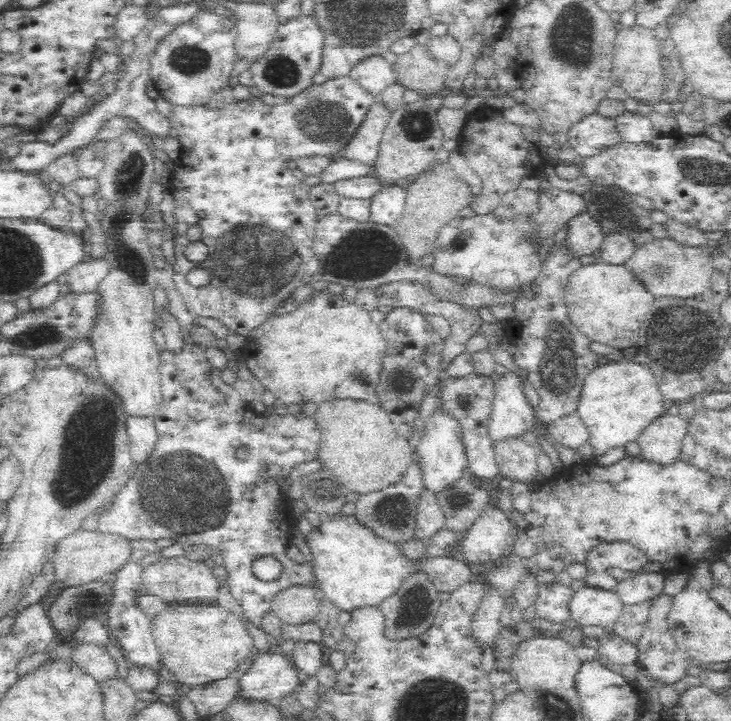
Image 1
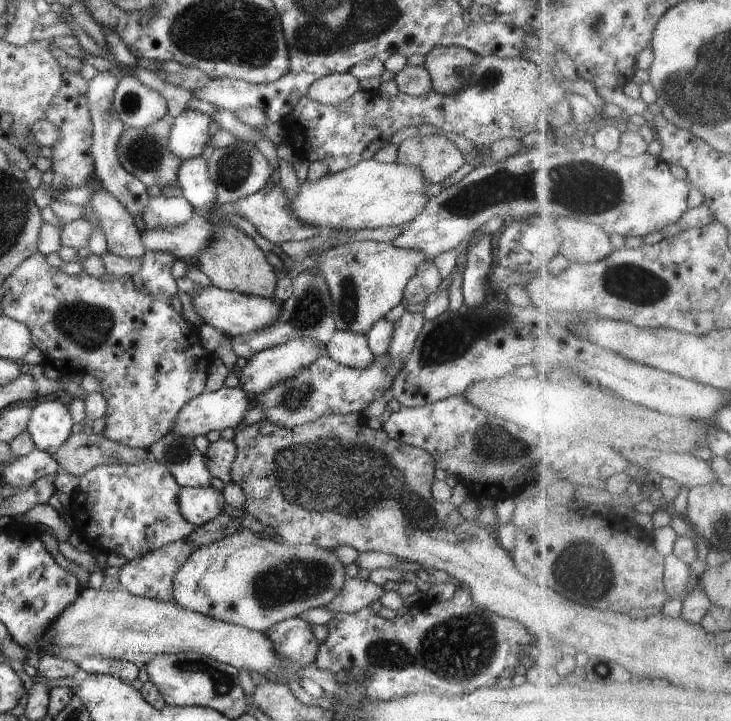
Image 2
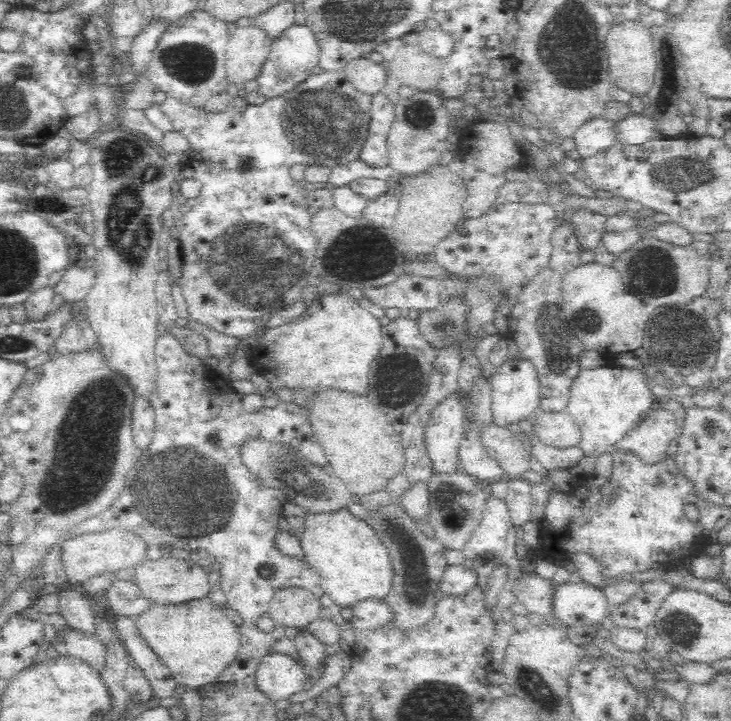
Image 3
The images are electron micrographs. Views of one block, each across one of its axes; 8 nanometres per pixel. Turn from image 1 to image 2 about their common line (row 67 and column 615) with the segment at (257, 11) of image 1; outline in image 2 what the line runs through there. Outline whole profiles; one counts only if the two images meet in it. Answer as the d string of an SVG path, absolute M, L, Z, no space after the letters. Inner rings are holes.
M574 217L557 219L564 232L561 253L572 262L598 262L617 250L612 244L611 234L601 226Z

